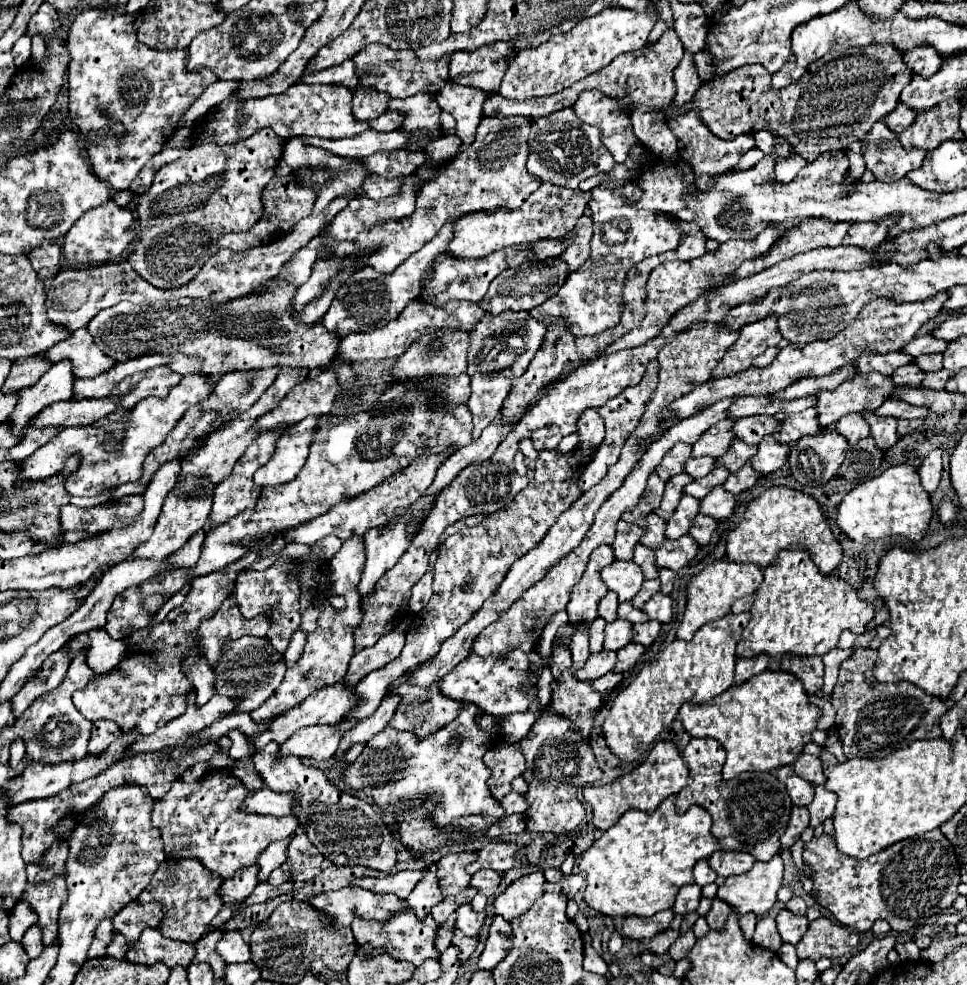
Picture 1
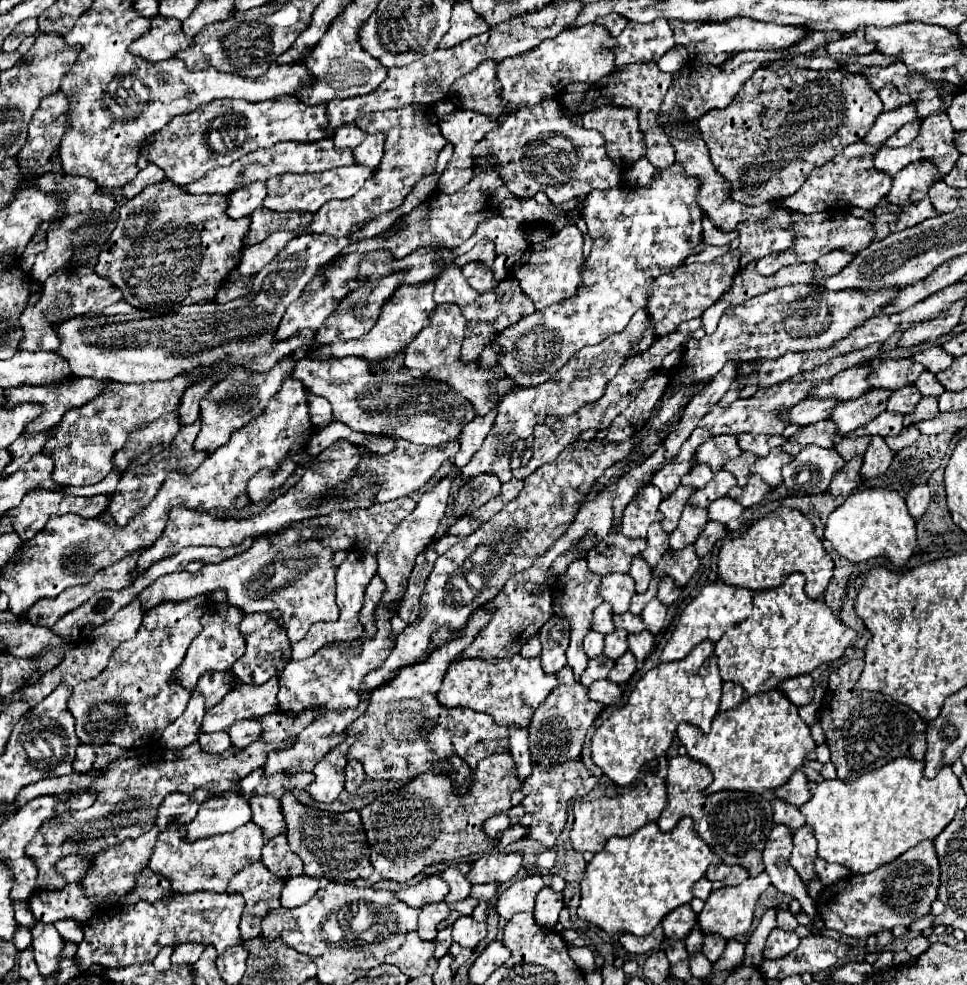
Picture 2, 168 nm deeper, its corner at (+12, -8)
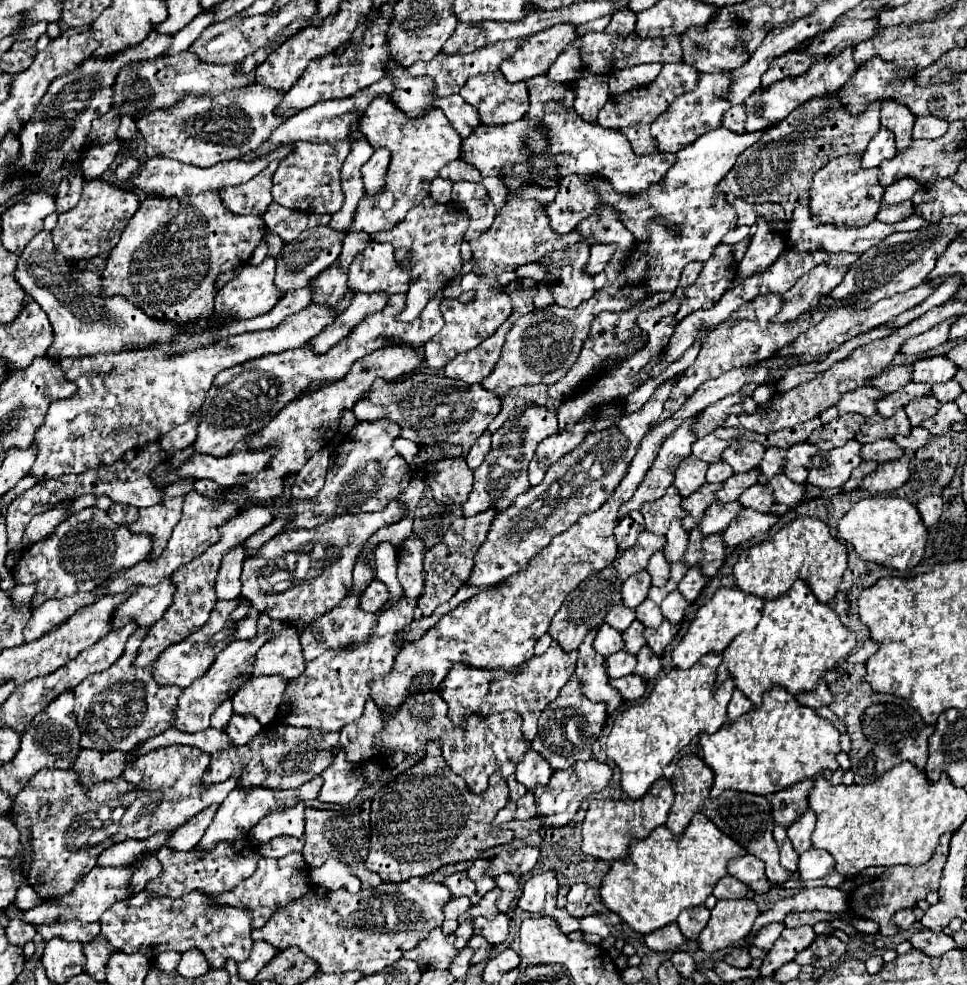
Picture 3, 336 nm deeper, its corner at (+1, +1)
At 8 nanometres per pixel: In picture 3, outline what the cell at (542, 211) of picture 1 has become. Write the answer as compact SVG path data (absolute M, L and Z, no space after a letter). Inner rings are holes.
M370 241L362 253L358 253L348 271L348 287L358 293L406 293L408 275L398 265L392 245Z

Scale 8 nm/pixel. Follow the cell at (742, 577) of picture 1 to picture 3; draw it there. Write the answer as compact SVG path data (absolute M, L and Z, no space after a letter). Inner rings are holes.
M720 587L714 593L714 597L698 609L696 619L692 621L688 633L682 637L680 645L674 649L674 653L672 653L674 667L690 669L700 657L704 657L708 653L722 653L736 635L740 635L742 631L752 631L758 625L758 621L762 617L762 607L764 607L764 599L760 599L756 595L746 595L738 587L732 587L732 589Z

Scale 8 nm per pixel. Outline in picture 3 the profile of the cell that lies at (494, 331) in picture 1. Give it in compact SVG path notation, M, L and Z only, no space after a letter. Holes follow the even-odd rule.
M484 433L480 439L476 439L476 443L472 445L472 449L468 451L468 457L466 457L466 463L468 467L474 471L480 467L480 463L484 461L486 453L490 451L490 435Z

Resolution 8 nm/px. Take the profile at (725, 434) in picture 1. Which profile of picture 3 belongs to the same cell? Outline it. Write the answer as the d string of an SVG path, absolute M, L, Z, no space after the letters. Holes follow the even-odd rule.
M734 439L732 445L724 451L724 461L732 465L734 473L746 473L756 469L760 459L764 457L764 447L760 443L752 443L746 439Z

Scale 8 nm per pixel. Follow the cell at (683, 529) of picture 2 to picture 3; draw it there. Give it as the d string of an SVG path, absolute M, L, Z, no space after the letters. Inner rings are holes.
M714 501L706 515L702 517L702 521L698 523L698 529L704 533L704 535L710 535L710 533L722 533L728 523L732 523L732 519L736 519L736 515L742 511L744 507L734 501L734 503L722 503L722 501Z

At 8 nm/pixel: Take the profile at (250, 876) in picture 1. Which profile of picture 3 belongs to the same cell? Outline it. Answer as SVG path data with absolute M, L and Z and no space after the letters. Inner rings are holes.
M140 891L126 901L114 903L108 911L104 911L100 923L100 935L104 935L118 951L124 951L128 955L140 953L154 959L156 953L162 951L184 953L188 949L200 949L206 955L210 969L224 969L228 959L240 963L248 959L252 951L252 915L248 915L246 909L220 907L200 891L192 891L180 899L152 899L146 891Z

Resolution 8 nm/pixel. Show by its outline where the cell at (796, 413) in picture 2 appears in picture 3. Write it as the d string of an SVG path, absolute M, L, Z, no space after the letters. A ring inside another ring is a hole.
M872 385L860 387L856 391L848 391L846 395L842 395L842 399L838 401L838 411L840 411L840 415L860 413L864 417L872 417L878 413L876 401L882 397L884 397L884 393L876 391L876 387L872 387Z

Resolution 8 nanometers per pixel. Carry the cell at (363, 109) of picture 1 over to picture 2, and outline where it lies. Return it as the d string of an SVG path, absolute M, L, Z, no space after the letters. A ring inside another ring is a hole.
M345 124L341 128L337 128L337 132L333 134L333 142L335 142L335 148L337 150L343 150L343 148L355 148L363 142L367 134L361 132L357 128L357 124Z

